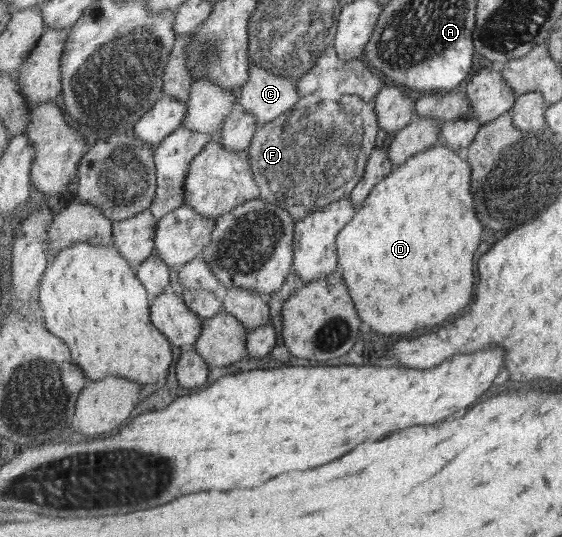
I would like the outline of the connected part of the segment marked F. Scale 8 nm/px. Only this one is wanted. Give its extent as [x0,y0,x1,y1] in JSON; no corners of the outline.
[249,94,380,219]

